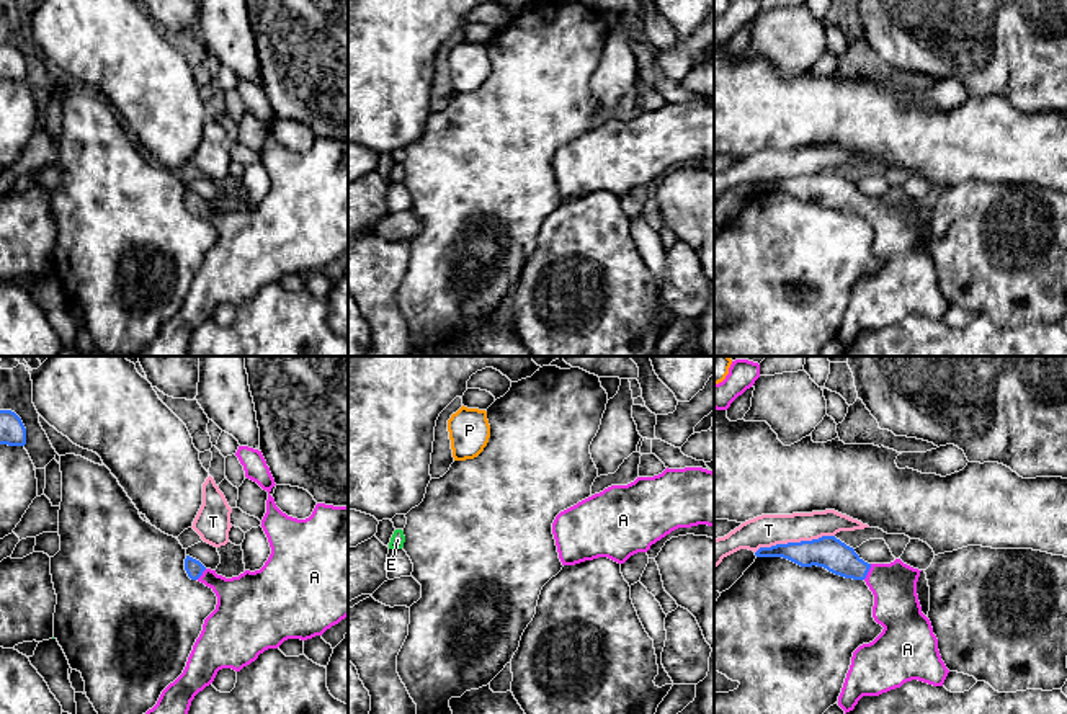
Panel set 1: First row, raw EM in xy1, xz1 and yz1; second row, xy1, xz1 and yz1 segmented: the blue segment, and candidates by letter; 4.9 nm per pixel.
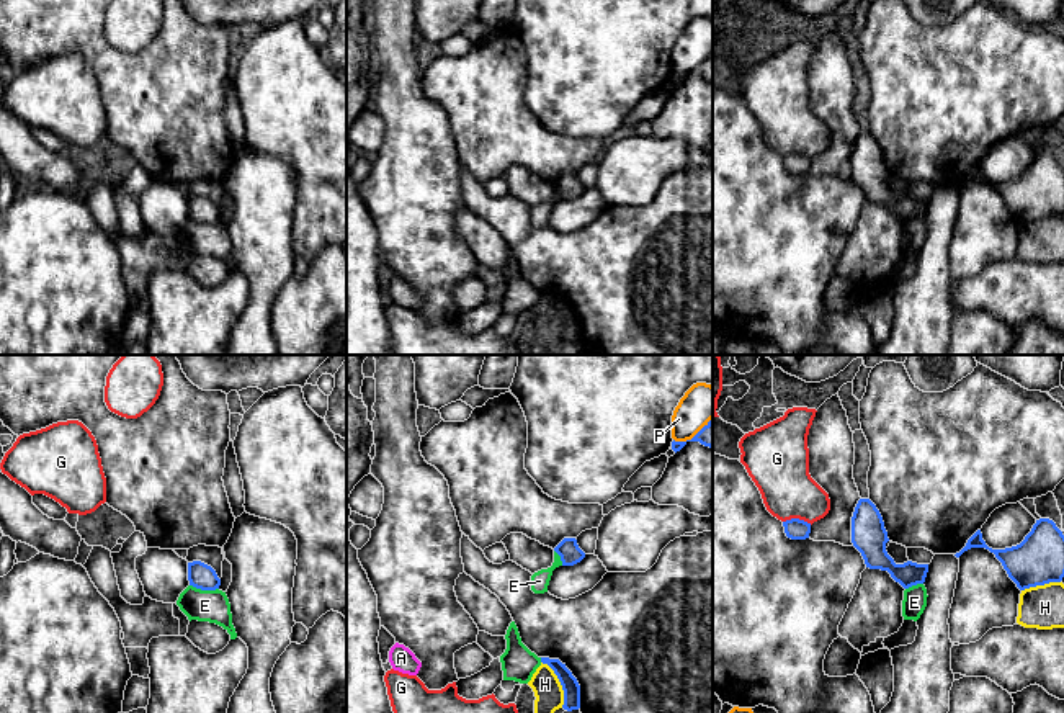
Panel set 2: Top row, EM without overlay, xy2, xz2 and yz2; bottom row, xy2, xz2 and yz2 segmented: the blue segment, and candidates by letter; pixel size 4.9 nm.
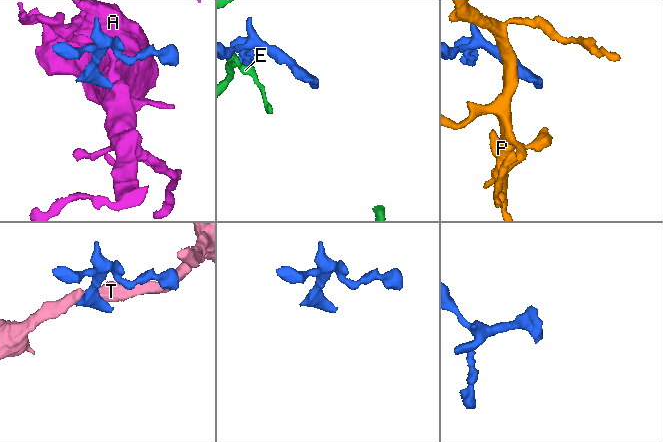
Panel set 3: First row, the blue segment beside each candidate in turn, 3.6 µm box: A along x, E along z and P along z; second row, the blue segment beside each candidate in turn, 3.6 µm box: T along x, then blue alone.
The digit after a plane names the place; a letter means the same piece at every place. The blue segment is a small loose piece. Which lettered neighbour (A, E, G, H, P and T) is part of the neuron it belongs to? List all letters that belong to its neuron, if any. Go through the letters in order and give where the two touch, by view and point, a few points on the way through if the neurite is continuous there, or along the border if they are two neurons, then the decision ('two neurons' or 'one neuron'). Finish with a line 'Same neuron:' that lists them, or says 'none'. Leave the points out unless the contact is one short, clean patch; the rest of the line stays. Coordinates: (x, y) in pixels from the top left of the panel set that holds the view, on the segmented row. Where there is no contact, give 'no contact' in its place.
A: meets blue in yz1 at (868, 571); runs through yz1 (827, 551), (860, 571), (868, 571), (896, 598), (896, 608); one neuron
E: meets blue in xy2 at (205, 589); two neurons
G: meets blue in yz2 at (798, 519); two neurons
H: meets blue in xz2 at (561, 684); border along xz2 (541, 661), (553, 671), (561, 686), (563, 707); two neurons
P: meets blue in xz2 at (693, 437); two neurons
T: meets blue in yz1 at (794, 543); border along yz1 (834, 535), (762, 546), (755, 553); two neurons
Same neuron: A

